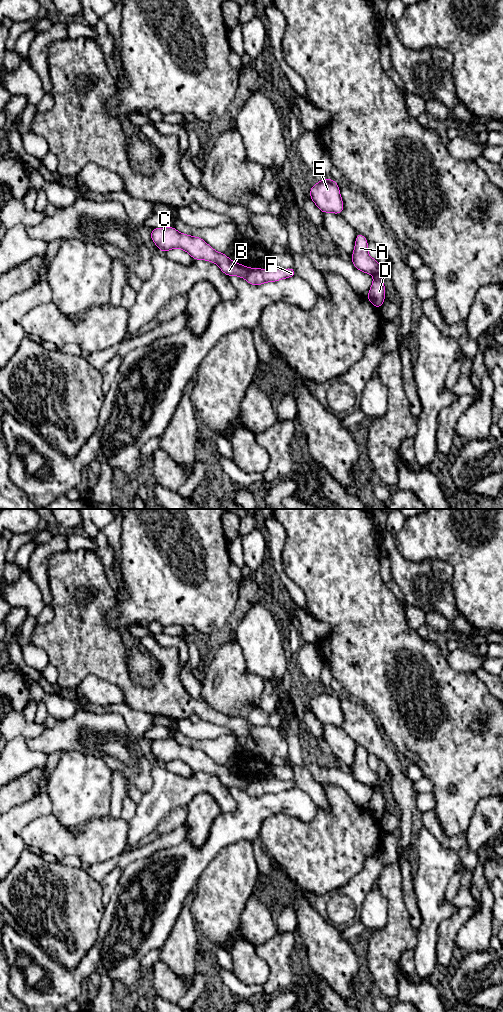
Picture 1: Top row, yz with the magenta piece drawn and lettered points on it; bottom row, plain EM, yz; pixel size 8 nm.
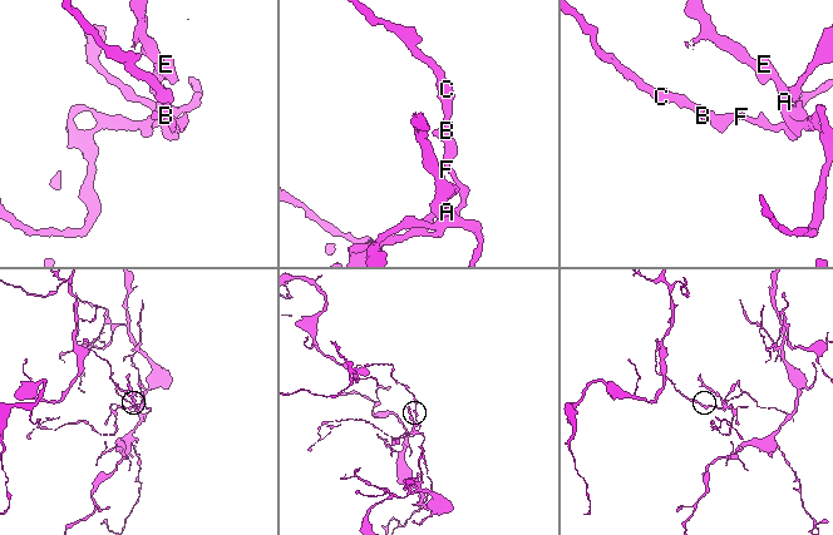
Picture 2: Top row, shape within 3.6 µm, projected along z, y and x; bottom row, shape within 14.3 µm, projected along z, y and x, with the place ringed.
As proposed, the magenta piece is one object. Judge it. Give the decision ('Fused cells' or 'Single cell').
Fused cells

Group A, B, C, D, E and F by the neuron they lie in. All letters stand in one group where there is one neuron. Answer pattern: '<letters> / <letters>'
A D E F / B C

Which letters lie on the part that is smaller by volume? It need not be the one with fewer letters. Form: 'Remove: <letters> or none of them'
Remove: A, D, E, F

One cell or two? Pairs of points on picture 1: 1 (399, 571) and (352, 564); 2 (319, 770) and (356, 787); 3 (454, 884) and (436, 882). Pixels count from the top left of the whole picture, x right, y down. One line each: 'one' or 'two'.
1: two
2: one
3: two

